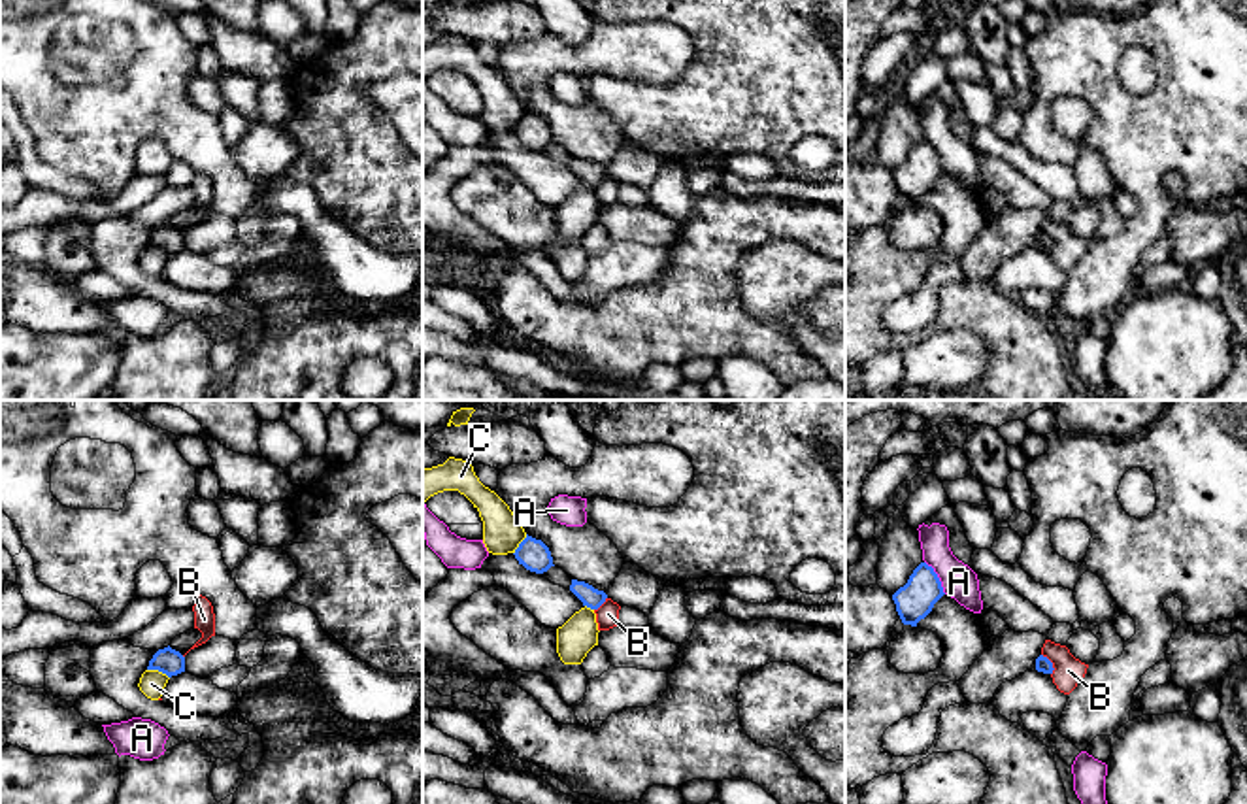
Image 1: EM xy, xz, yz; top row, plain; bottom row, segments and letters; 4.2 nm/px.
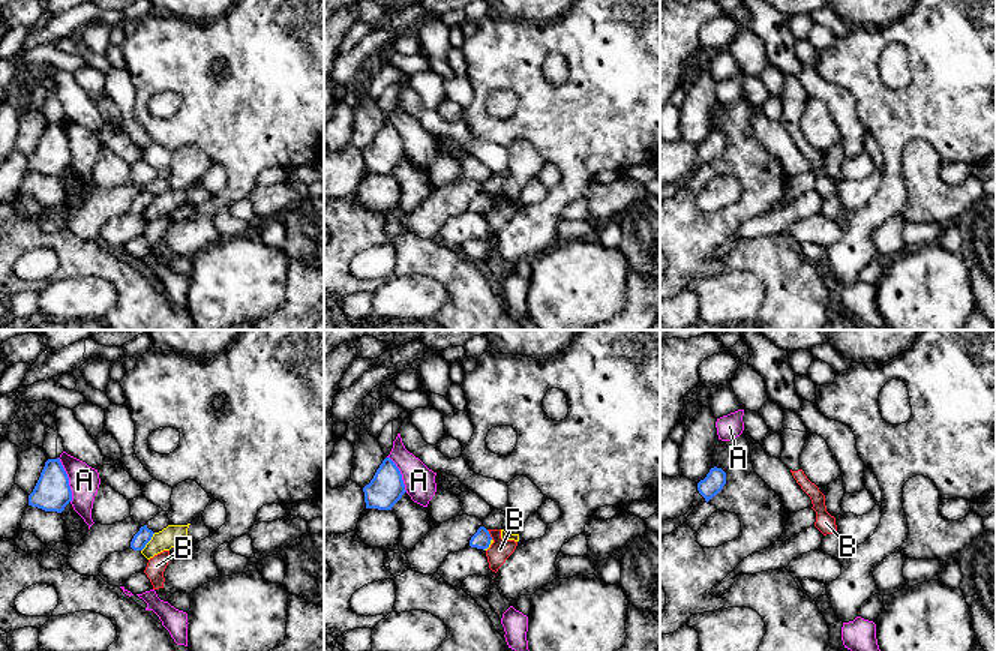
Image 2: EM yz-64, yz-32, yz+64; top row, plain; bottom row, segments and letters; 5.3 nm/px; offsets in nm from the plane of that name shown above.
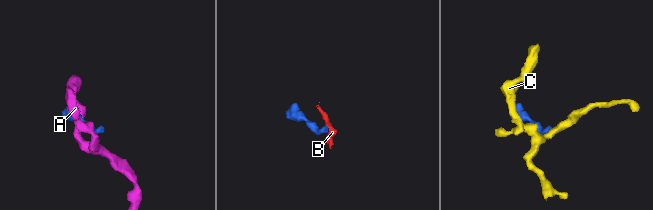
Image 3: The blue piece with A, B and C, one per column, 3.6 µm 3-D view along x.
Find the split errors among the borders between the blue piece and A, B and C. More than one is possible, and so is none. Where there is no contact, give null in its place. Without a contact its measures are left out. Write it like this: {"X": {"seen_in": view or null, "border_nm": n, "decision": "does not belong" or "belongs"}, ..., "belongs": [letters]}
{"A": {"seen_in": "yz", "border_nm": 170, "decision": "does not belong"}, "B": {"seen_in": "yz", "border_nm": 100, "decision": "does not belong"}, "C": {"seen_in": "xy", "border_nm": 100, "decision": "does not belong"}, "belongs": []}

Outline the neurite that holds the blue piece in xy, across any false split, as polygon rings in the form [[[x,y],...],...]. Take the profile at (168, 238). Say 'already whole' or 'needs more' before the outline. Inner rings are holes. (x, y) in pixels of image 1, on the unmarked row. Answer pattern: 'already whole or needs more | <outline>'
already whole | [[[168,223],[153,232],[147,247],[158,247],[168,255],[177,253],[185,249],[185,234]]]

